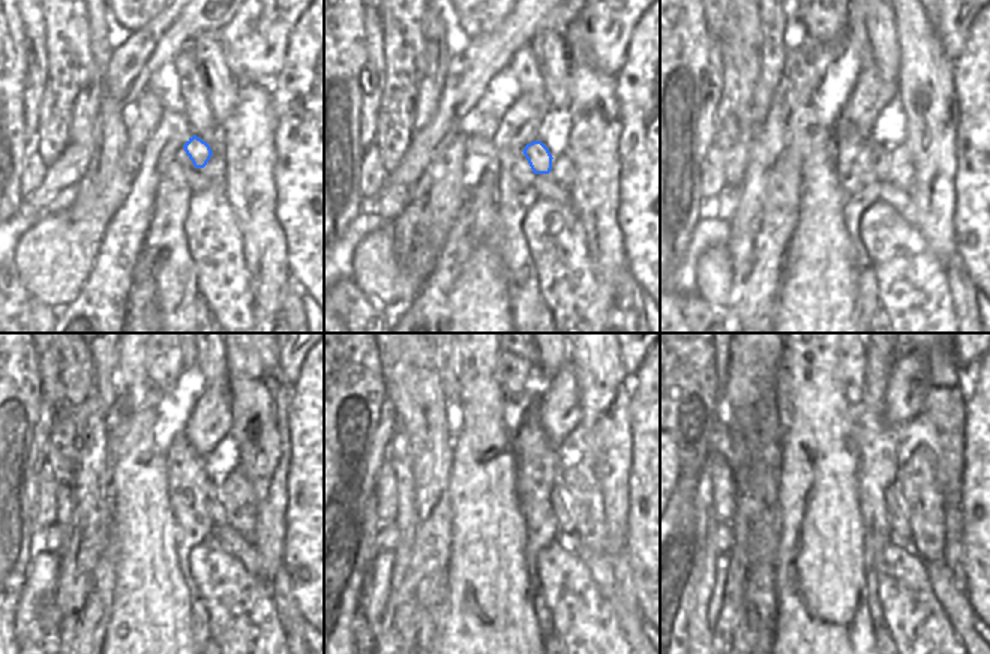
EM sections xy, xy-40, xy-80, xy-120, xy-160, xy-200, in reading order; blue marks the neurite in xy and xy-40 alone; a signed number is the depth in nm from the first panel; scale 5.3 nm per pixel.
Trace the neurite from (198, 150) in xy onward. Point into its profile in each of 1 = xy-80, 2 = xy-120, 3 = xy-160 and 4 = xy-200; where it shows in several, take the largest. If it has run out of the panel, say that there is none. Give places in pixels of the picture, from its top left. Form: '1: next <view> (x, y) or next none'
1: next xy-80 (881, 155)
2: next xy-120 (218, 513)
3: next xy-160 (561, 512)
4: next xy-200 (900, 531)

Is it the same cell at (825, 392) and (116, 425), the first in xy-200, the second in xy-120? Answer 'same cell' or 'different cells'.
different cells

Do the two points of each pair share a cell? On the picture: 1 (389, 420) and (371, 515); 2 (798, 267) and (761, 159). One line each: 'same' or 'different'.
1: same
2: different

